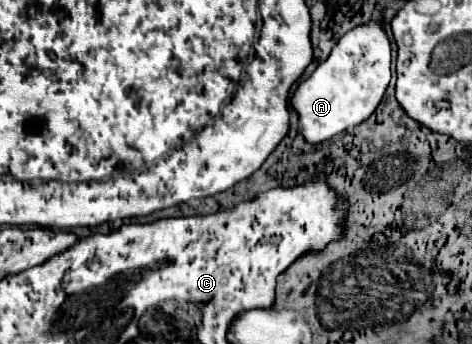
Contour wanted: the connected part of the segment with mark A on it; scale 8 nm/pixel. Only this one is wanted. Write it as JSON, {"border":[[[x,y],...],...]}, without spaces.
{"border":[[[378,19],[360,25],[340,37],[330,57],[316,67],[310,79],[300,83],[292,105],[300,117],[300,133],[308,143],[320,143],[350,127],[360,125],[378,107],[390,83],[390,41]]]}

